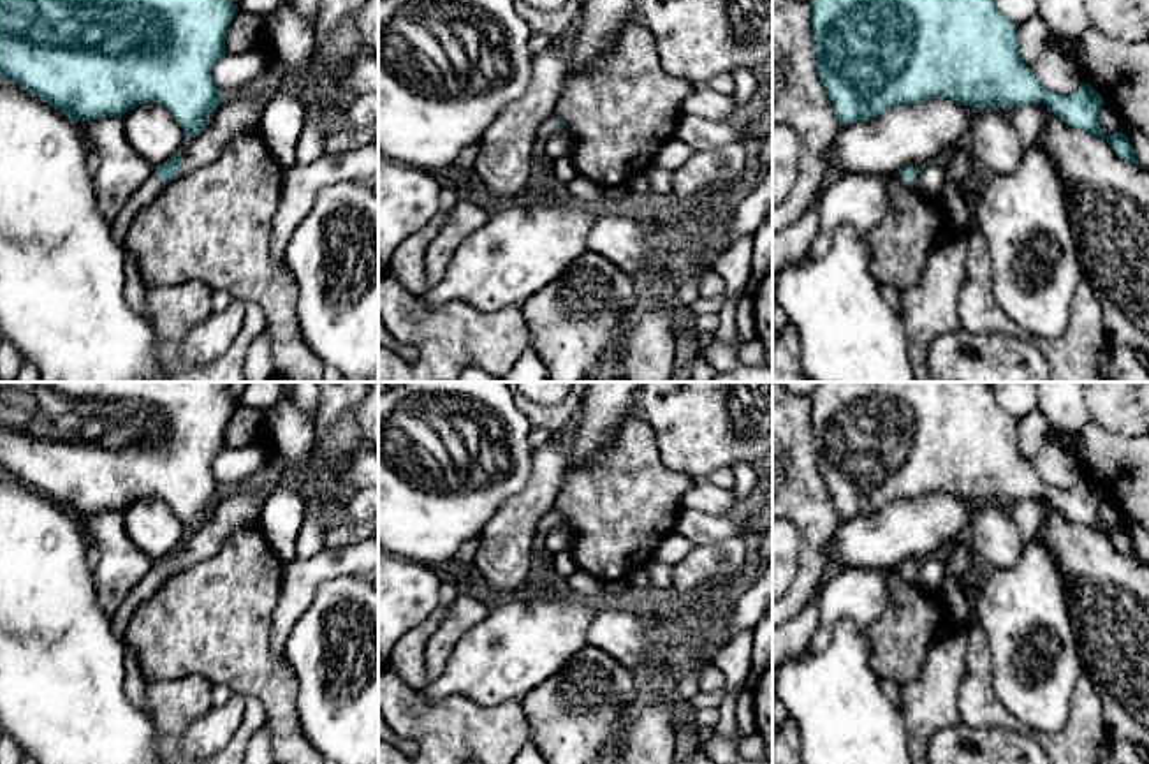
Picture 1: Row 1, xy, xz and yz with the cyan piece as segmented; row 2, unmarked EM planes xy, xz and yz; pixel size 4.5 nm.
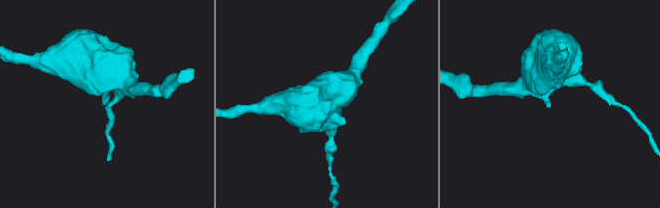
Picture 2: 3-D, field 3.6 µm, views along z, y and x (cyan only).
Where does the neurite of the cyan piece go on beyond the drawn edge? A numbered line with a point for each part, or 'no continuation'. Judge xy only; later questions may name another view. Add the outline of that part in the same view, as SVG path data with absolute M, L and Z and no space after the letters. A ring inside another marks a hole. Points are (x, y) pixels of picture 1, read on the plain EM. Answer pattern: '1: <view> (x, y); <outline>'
1: xy (146, 588); M155 570L153 574L146 576L137 586L132 588L130 595L125 599L121 607L111 616L111 628L116 635L123 637L128 620L135 607L141 602L151 599L164 581L165 577L158 570Z

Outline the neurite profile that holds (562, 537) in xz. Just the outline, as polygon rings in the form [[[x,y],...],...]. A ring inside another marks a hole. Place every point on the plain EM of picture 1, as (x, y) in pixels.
[[[567,523],[556,525],[540,537],[540,544],[553,555],[563,551],[570,553],[574,542],[575,542],[575,533]]]

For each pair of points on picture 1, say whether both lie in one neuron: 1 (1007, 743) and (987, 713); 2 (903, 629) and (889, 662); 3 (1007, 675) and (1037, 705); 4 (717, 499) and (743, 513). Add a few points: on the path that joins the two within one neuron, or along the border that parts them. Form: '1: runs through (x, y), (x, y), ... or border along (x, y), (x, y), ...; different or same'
1: border along (961, 720), (972, 727), (1010, 727), (1037, 743); different
2: runs through (901, 638), (896, 653); same
3: runs through (1014, 682), (1030, 697); same
4: runs through (724, 504), (736, 507); same

